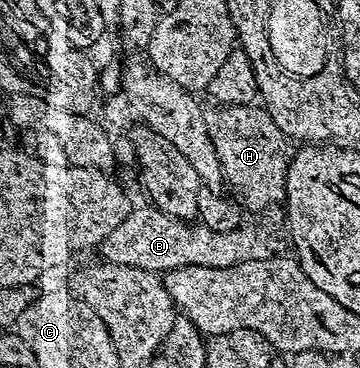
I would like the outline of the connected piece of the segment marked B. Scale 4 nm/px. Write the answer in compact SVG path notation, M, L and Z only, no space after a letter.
M145 204L143 208L130 209L121 225L102 241L99 248L106 263L138 268L143 274L164 274L181 267L237 266L241 262L256 262L257 259L269 259L273 256L271 244L259 228L241 224L227 232L211 231L202 224L193 225L174 220L149 204Z

